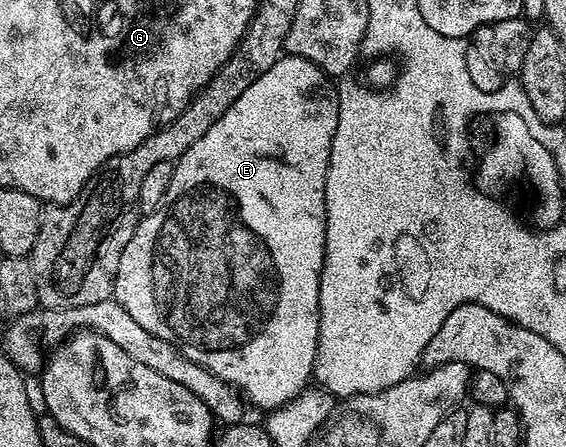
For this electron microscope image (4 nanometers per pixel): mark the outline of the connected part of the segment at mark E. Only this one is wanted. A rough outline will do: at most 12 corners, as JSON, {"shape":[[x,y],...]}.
{"shape":[[332,78],[177,158],[114,300],[262,411],[319,346]]}

